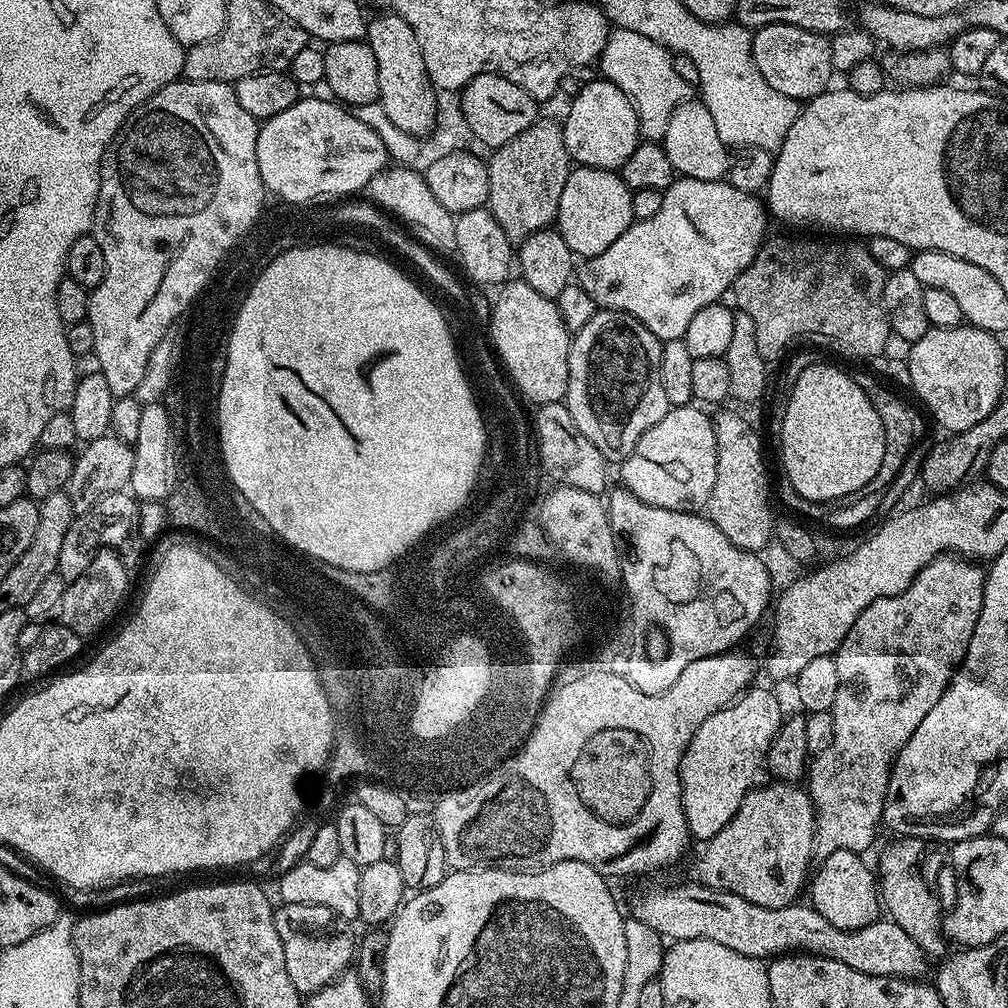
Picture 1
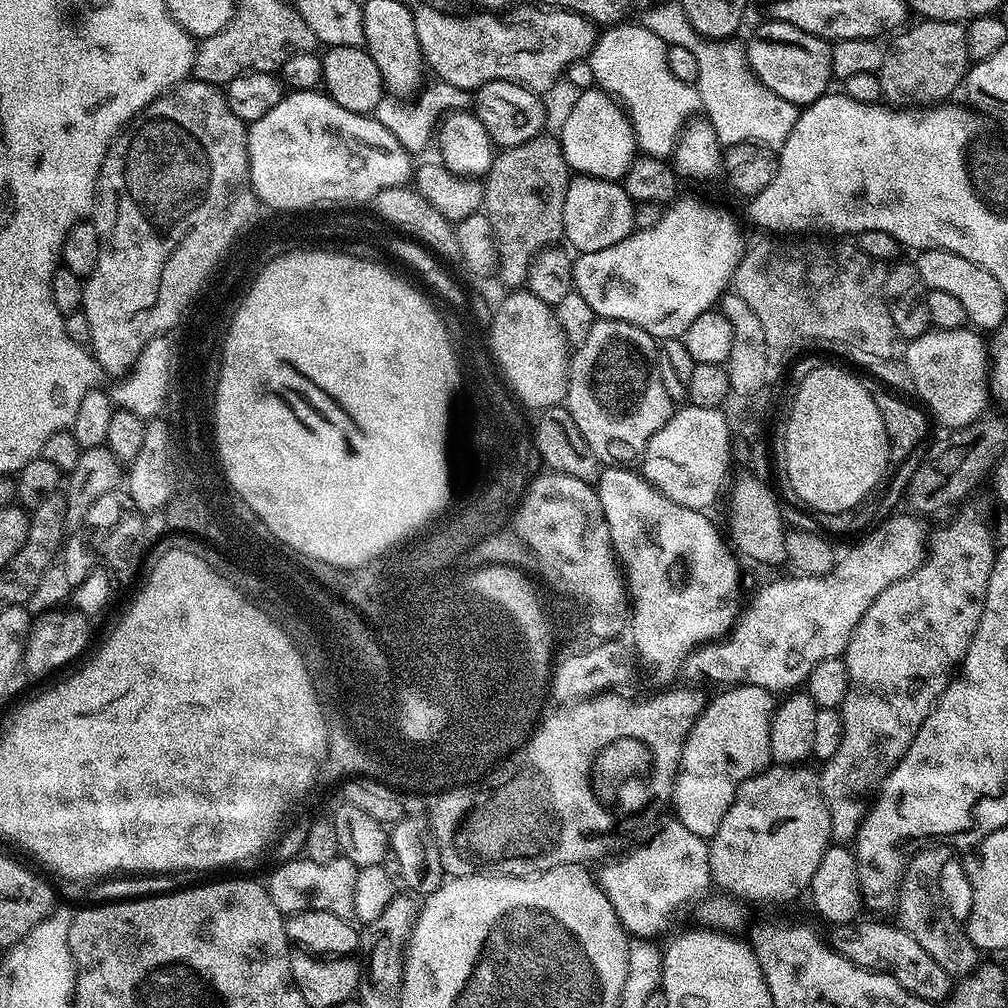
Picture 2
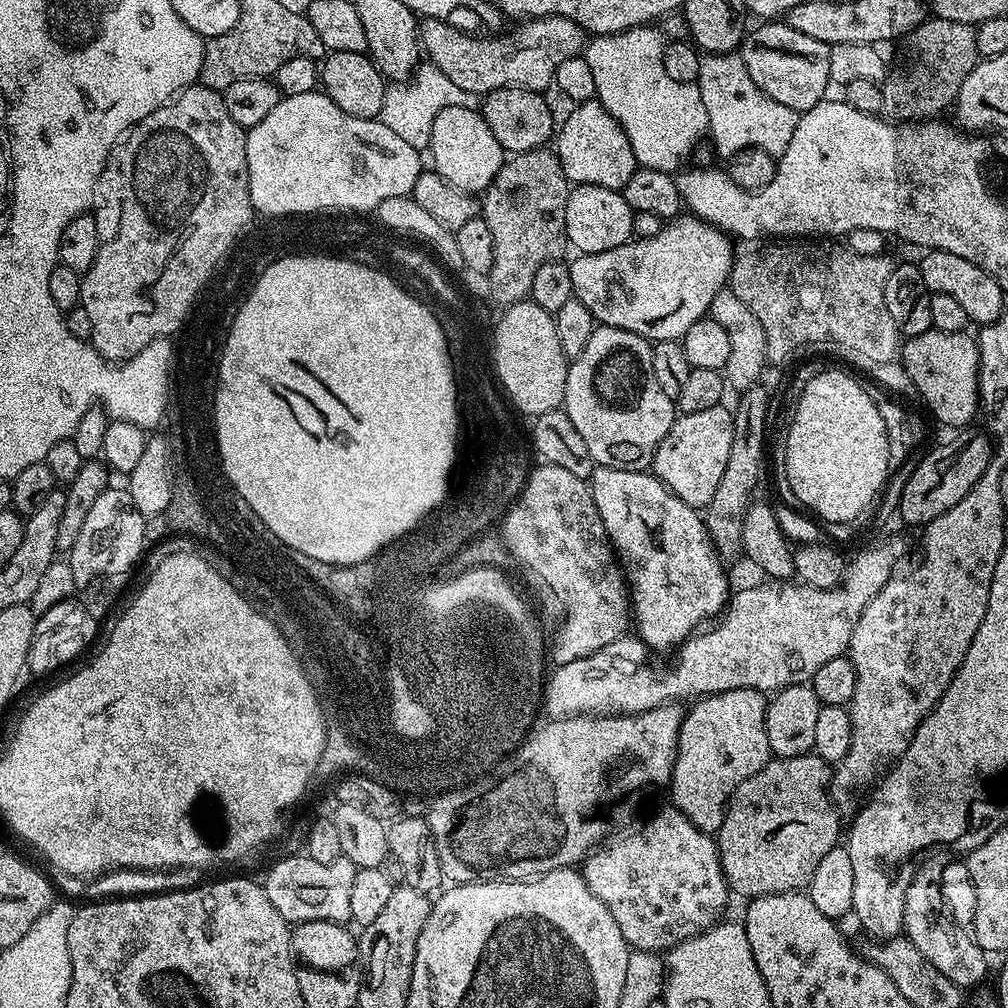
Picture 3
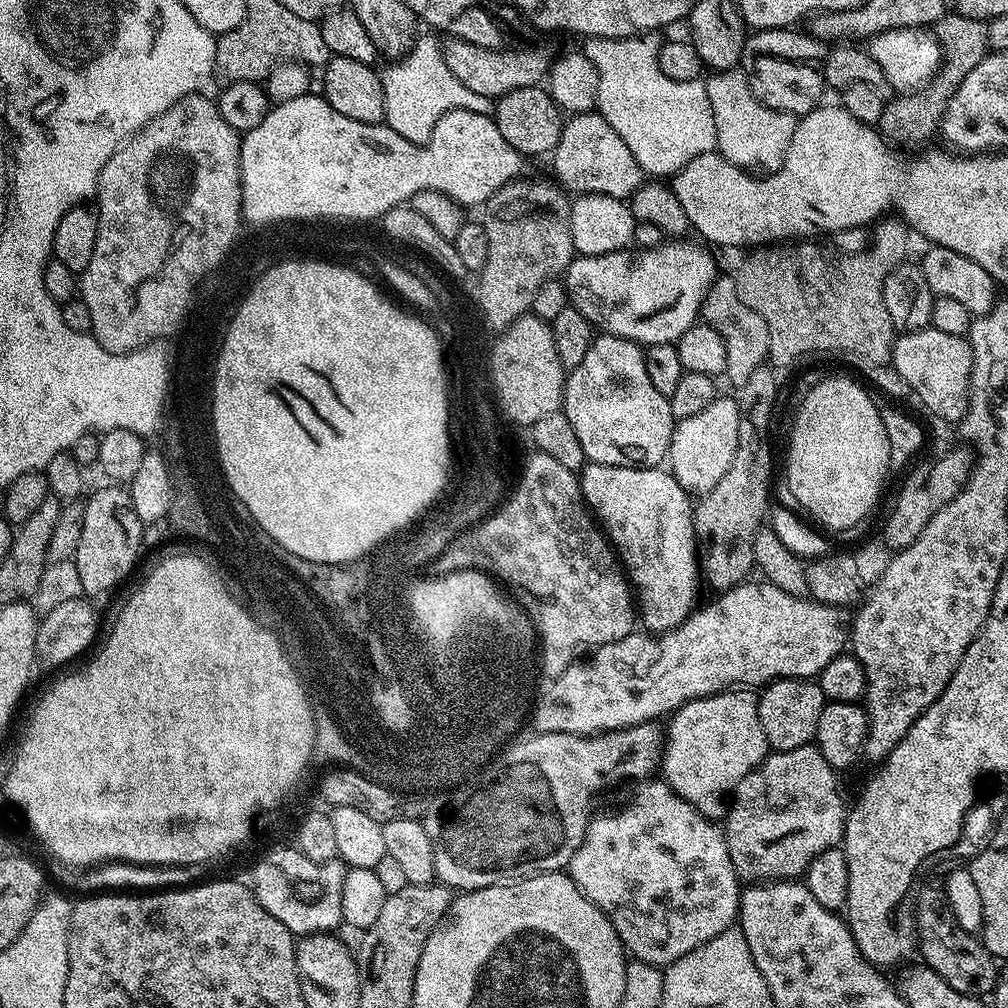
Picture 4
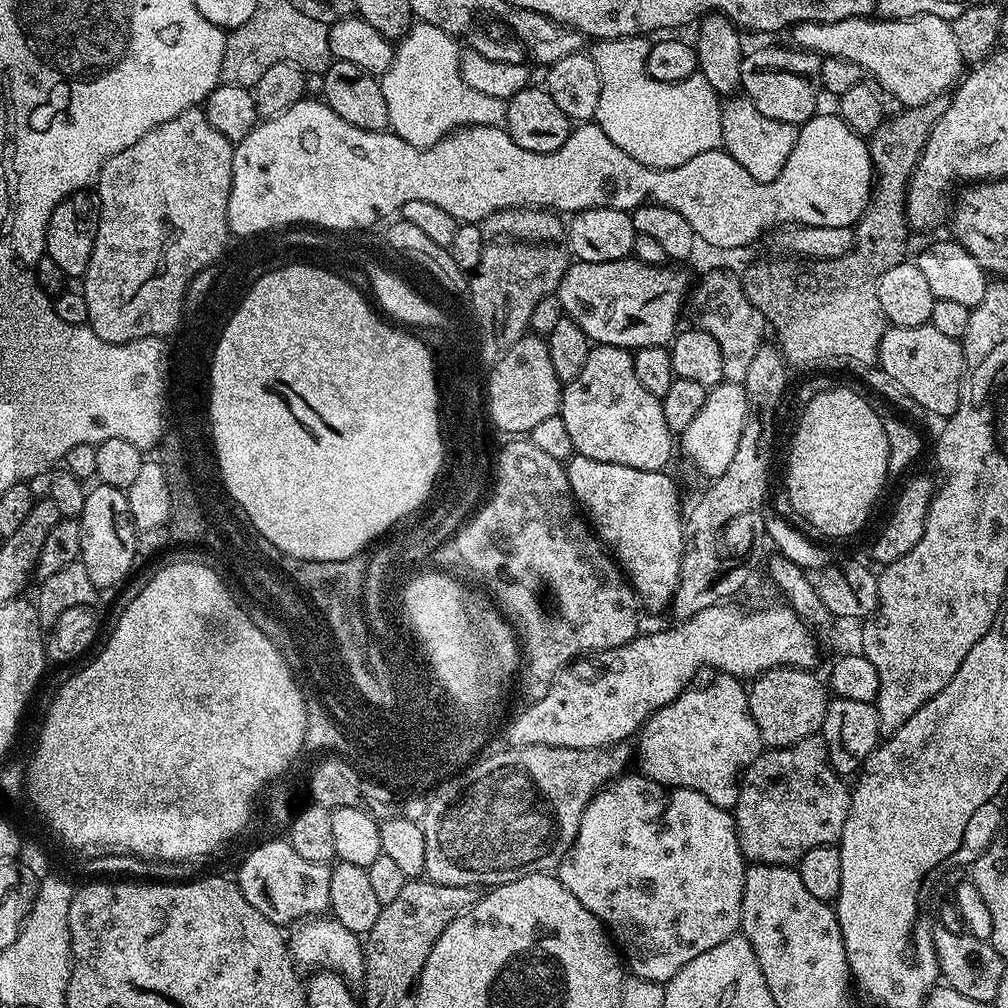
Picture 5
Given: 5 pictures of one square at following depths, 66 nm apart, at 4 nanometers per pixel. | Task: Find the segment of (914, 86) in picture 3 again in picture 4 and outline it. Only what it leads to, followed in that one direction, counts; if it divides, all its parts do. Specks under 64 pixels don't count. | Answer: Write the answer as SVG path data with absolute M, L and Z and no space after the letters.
M949 14L936 21L934 35L942 49L940 69L936 72L936 77L915 92L897 95L897 100L889 99L882 110L878 131L893 145L920 144L931 132L935 133L939 129L950 98L954 98L966 74L970 74L970 70L974 70L974 66L978 66L978 62L982 62L990 51L988 25L983 20Z

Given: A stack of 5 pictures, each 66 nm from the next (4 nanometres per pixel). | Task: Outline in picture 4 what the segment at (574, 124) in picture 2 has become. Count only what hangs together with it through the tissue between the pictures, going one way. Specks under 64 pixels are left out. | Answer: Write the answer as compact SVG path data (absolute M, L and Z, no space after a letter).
M596 110L569 115L564 120L564 129L550 160L555 183L572 194L606 194L627 201L646 180L626 142L614 134L610 122Z

